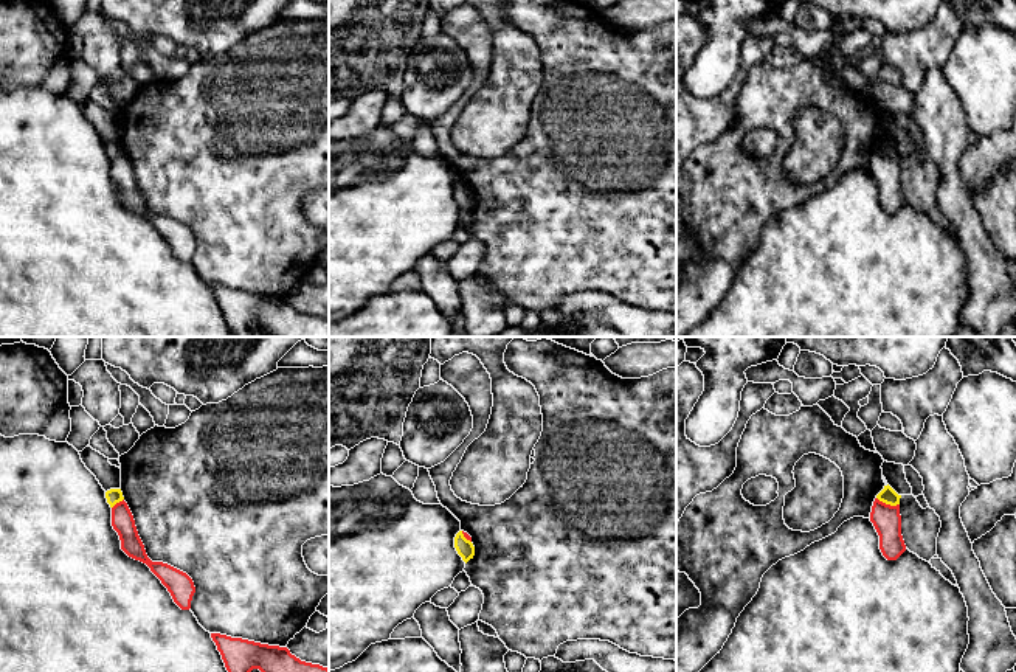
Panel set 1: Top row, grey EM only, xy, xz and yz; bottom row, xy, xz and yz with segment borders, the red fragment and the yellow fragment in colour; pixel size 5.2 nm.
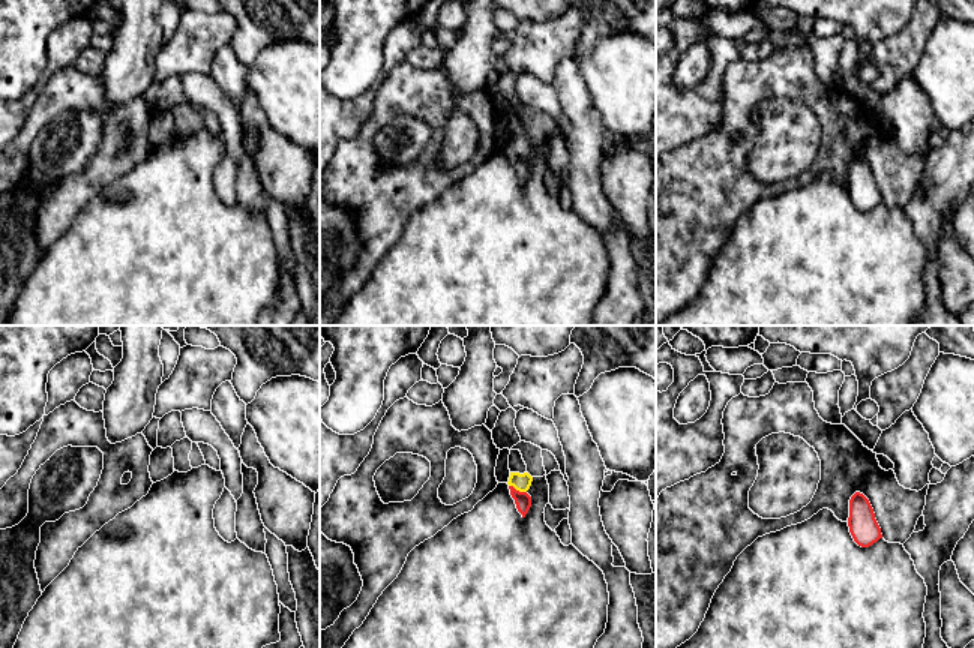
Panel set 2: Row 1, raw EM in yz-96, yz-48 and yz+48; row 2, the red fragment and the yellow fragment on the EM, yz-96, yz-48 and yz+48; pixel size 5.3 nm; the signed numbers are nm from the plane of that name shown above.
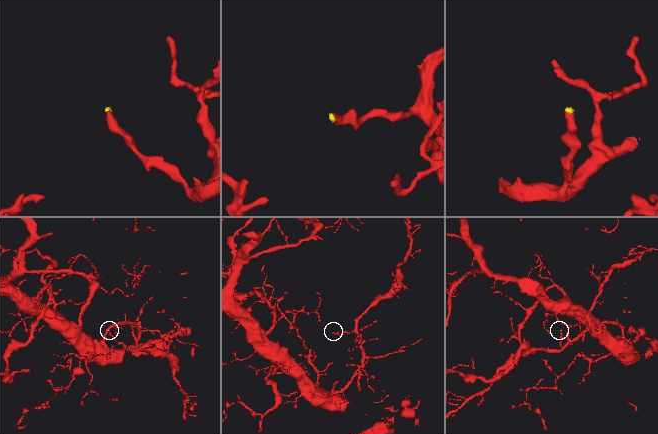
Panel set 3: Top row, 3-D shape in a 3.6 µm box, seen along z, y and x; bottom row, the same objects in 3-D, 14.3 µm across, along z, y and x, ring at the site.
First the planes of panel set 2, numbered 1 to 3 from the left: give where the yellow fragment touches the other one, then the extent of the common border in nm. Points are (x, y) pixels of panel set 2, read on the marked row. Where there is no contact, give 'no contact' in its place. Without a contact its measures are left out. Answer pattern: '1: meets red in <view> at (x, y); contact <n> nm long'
1: no contact
2: meets red in yz-48 at (518, 491); contact 100 nm long
3: no contact

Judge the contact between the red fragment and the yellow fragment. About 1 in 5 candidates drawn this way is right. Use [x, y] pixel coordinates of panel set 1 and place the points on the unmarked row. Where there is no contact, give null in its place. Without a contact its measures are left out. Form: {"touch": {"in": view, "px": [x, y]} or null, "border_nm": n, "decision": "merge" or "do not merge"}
{"touch": {"in": "yz", "px": [888, 157]}, "border_nm": 130, "decision": "merge"}

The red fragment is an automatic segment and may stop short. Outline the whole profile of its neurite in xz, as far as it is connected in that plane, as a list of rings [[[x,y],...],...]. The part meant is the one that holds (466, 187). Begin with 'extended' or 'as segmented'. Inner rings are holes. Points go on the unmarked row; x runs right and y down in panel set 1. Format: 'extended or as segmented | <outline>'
extended | [[[459,183],[456,186],[454,200],[465,216],[475,208],[475,199],[472,196],[472,189],[464,183]]]

